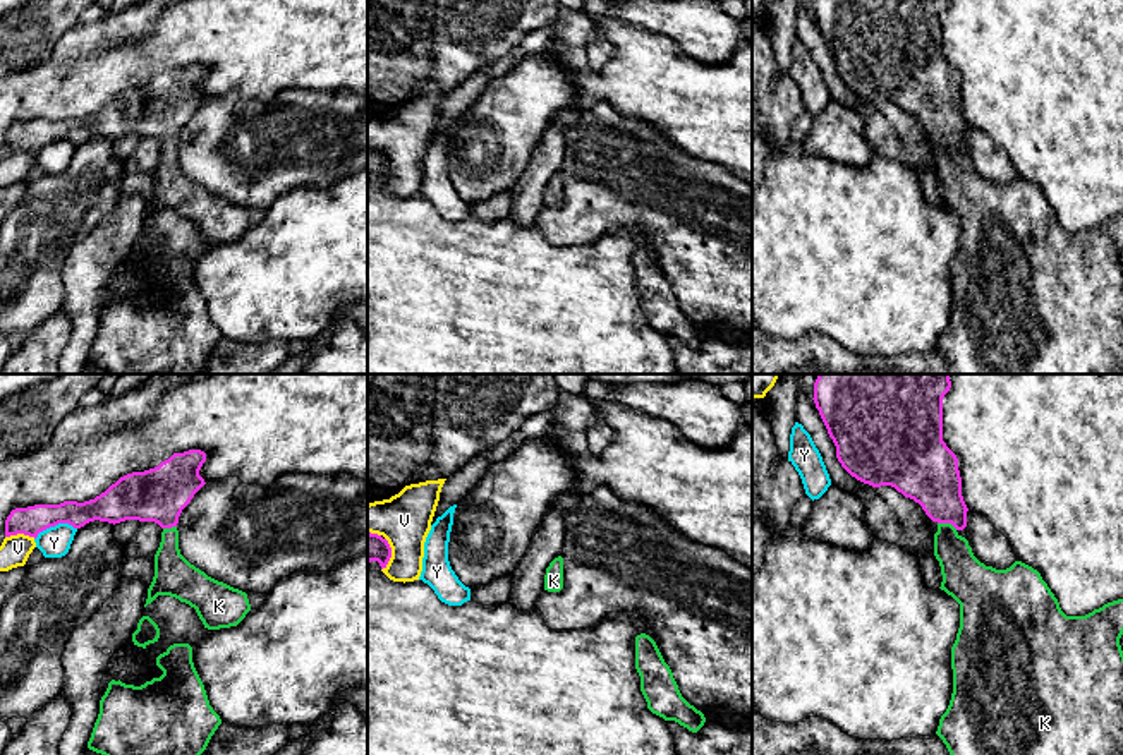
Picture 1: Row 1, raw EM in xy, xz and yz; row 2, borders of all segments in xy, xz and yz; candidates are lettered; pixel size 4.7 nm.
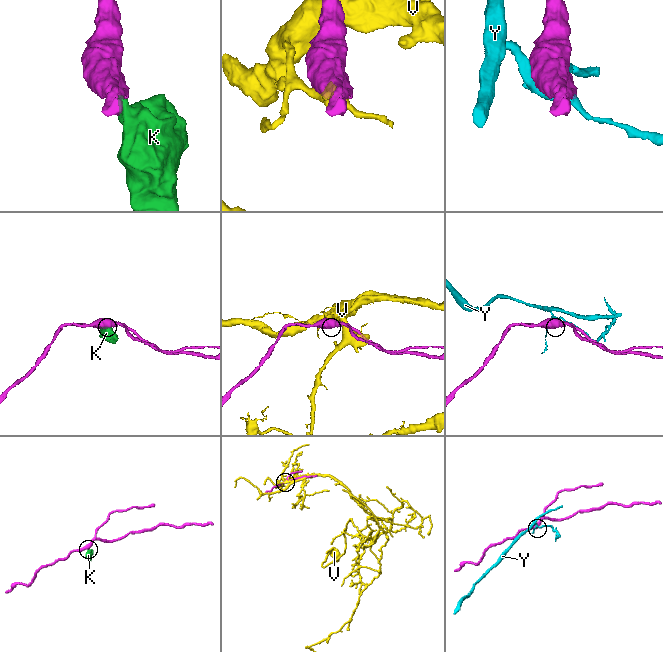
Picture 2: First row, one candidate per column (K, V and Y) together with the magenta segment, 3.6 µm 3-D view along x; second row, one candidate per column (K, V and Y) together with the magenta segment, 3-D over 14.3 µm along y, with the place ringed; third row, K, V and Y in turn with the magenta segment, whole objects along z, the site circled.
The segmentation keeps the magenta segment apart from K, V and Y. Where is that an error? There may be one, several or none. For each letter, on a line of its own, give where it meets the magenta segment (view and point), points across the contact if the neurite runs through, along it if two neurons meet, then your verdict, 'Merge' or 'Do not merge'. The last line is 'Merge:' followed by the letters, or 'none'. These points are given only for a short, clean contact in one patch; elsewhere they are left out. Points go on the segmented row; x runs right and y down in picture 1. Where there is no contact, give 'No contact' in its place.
K: Touches magenta at yz (948, 522). Path across: yz (928, 474), (948, 508), (948, 522), (948, 546), (962, 572). Merge
V: Touches magenta at xy (21, 532). Do not merge
Y: Touches magenta at xy (54, 525). Do not merge
Merge: K

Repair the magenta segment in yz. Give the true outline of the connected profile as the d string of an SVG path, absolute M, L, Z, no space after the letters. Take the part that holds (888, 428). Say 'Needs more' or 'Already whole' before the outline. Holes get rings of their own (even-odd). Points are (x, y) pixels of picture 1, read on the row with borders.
Needs more. M817 374L814 383L814 403L836 446L841 467L857 480L872 487L891 486L905 498L922 506L926 515L938 523L934 534L934 556L941 566L941 590L960 604L960 628L951 647L953 693L946 712L939 719L936 734L946 745L950 755L1123 755L1123 599L1104 604L1085 616L1066 616L1054 594L1032 566L1015 561L1006 570L996 570L980 563L958 532L967 527L967 504L962 496L962 477L956 455L943 441L943 398L950 391L950 374Z

